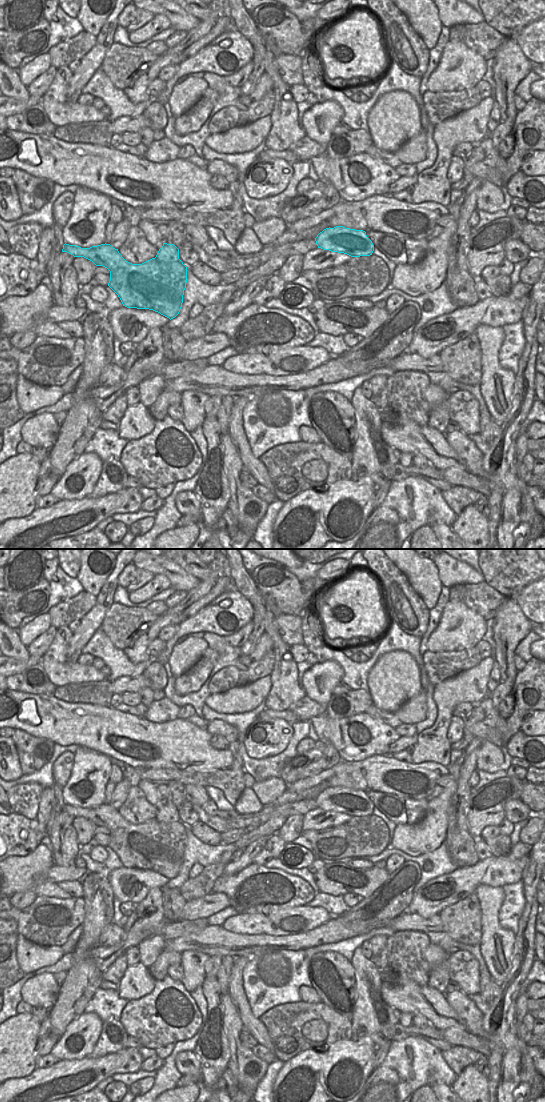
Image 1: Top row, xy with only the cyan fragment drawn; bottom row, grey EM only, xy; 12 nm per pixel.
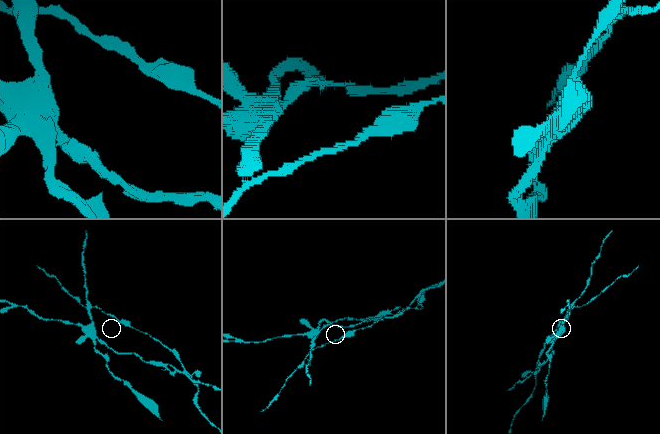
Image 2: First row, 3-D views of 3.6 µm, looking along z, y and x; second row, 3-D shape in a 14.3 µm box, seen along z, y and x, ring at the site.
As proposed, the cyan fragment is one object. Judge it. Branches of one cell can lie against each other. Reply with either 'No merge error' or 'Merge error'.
Merge error

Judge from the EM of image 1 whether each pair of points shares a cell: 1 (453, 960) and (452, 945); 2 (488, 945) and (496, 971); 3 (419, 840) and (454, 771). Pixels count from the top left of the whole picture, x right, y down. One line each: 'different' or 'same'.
1: different
2: same
3: same

